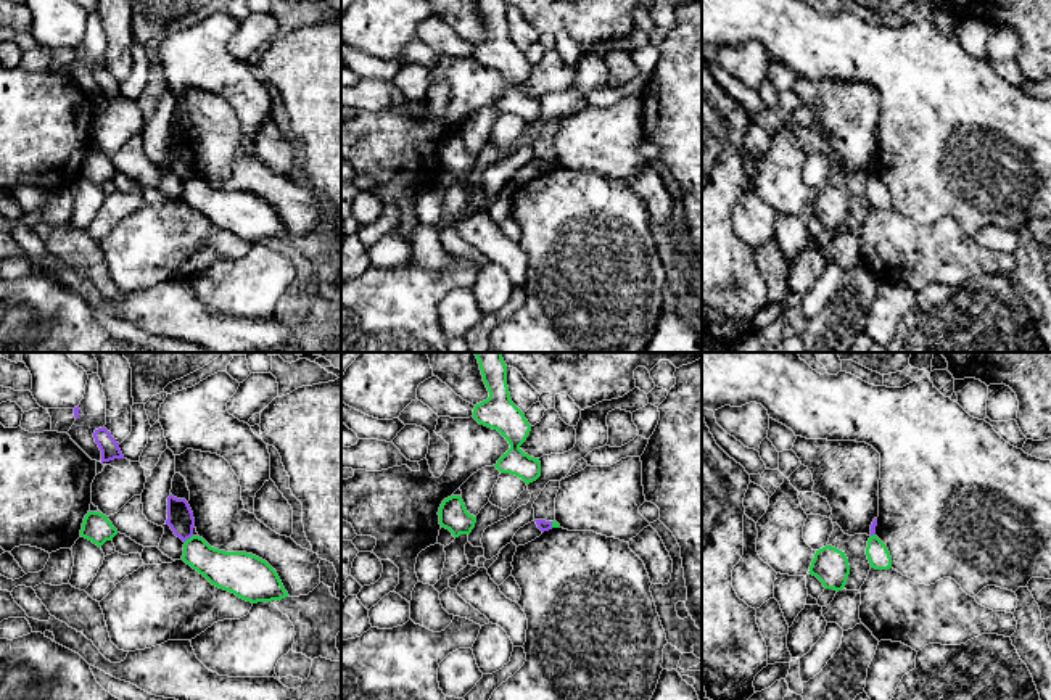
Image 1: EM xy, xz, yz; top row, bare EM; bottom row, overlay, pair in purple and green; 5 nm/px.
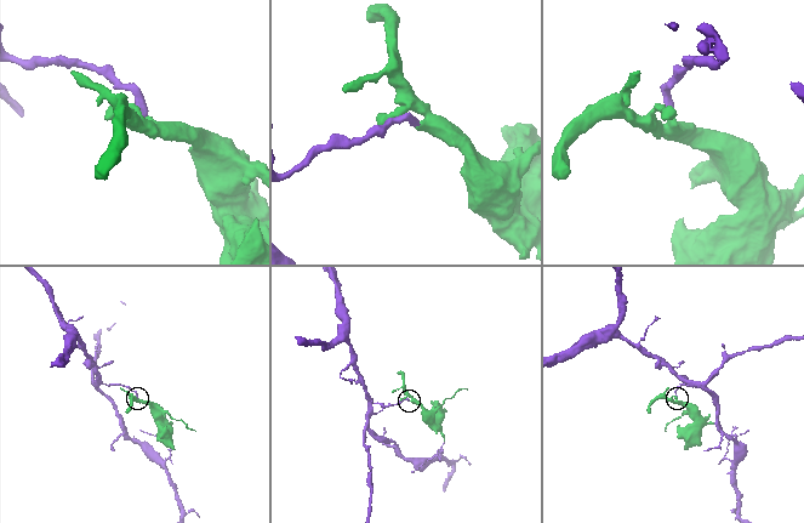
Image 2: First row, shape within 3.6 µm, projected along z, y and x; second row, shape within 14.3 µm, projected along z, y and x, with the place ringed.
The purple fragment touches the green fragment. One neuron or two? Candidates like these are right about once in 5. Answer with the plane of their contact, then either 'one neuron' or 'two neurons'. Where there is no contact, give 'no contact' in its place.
meets purple in xy; two neurons

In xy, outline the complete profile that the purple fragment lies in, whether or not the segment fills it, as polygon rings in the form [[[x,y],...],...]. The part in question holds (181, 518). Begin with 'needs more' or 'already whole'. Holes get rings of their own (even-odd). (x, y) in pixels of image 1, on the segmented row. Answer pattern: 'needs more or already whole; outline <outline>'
already whole; outline [[[172,494],[167,497],[167,520],[174,534],[183,542],[193,536],[195,518],[185,499],[177,499]]]

